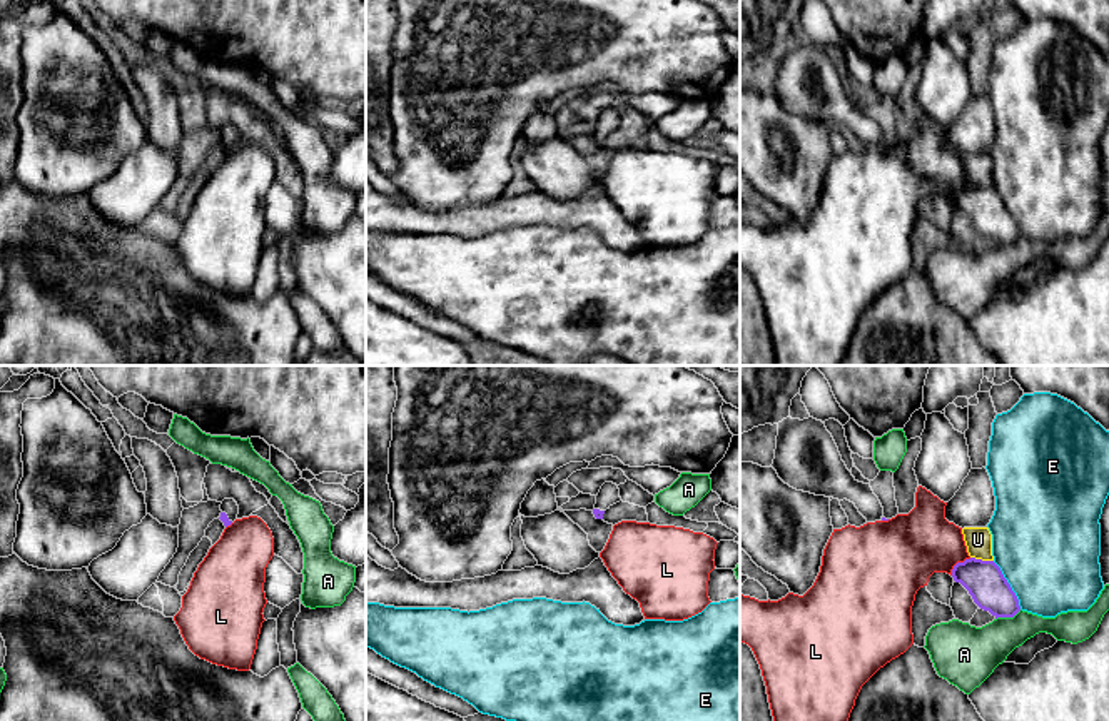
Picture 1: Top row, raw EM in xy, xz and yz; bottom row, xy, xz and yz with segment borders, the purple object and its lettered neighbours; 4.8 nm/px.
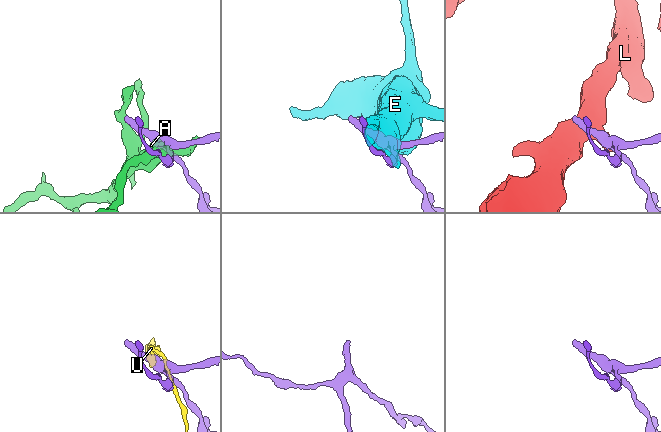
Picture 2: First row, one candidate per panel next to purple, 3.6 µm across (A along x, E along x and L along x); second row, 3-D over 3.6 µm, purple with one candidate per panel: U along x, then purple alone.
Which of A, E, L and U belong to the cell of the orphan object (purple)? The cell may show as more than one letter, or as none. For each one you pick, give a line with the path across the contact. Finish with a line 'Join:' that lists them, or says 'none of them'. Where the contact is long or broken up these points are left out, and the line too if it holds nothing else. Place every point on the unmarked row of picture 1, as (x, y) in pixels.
Join: none of them

